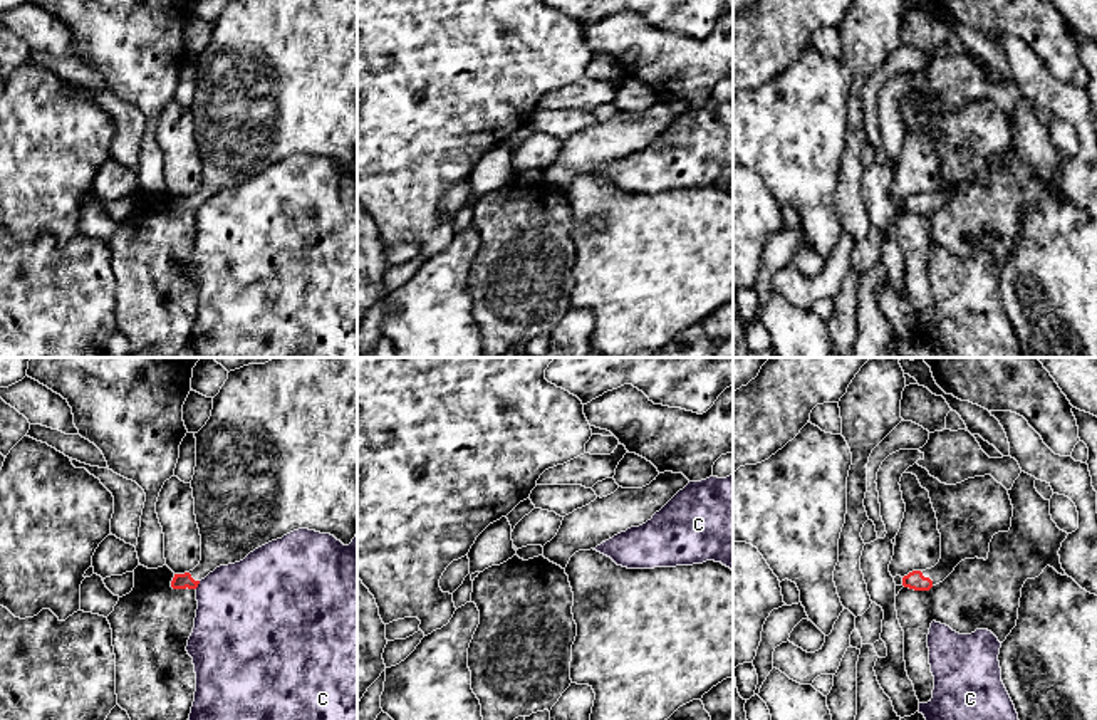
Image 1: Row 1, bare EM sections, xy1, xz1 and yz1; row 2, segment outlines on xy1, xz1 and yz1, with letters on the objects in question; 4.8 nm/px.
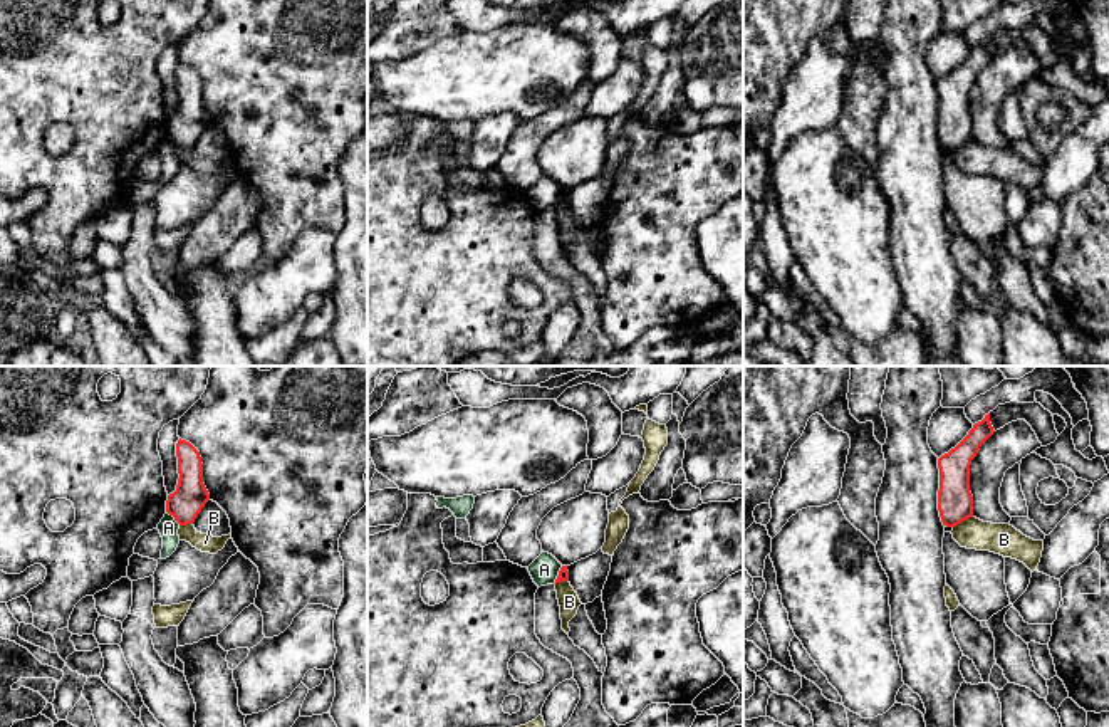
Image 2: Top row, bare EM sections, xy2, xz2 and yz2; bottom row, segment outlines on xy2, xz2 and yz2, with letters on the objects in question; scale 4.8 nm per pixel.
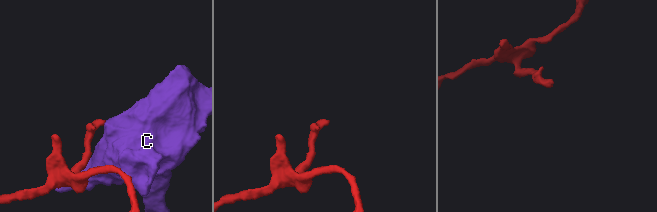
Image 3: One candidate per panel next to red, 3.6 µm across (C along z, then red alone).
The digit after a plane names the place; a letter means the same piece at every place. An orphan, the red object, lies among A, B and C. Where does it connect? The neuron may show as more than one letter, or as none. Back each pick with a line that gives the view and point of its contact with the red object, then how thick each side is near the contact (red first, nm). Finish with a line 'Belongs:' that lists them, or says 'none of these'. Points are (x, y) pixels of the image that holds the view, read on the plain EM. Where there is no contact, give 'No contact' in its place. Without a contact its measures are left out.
Belongs: none of these

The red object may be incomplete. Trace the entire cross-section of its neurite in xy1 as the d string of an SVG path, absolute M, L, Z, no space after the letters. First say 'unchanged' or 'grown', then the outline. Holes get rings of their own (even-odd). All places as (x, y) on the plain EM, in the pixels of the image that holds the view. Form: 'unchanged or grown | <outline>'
grown | M228 0L220 17L213 22L210 44L195 57L195 62L196 91L191 112L201 159L201 185L193 195L174 198L173 213L196 213L200 205L216 191L240 186L255 173L299 153L330 158L344 170L349 170L357 159L357 0Z

